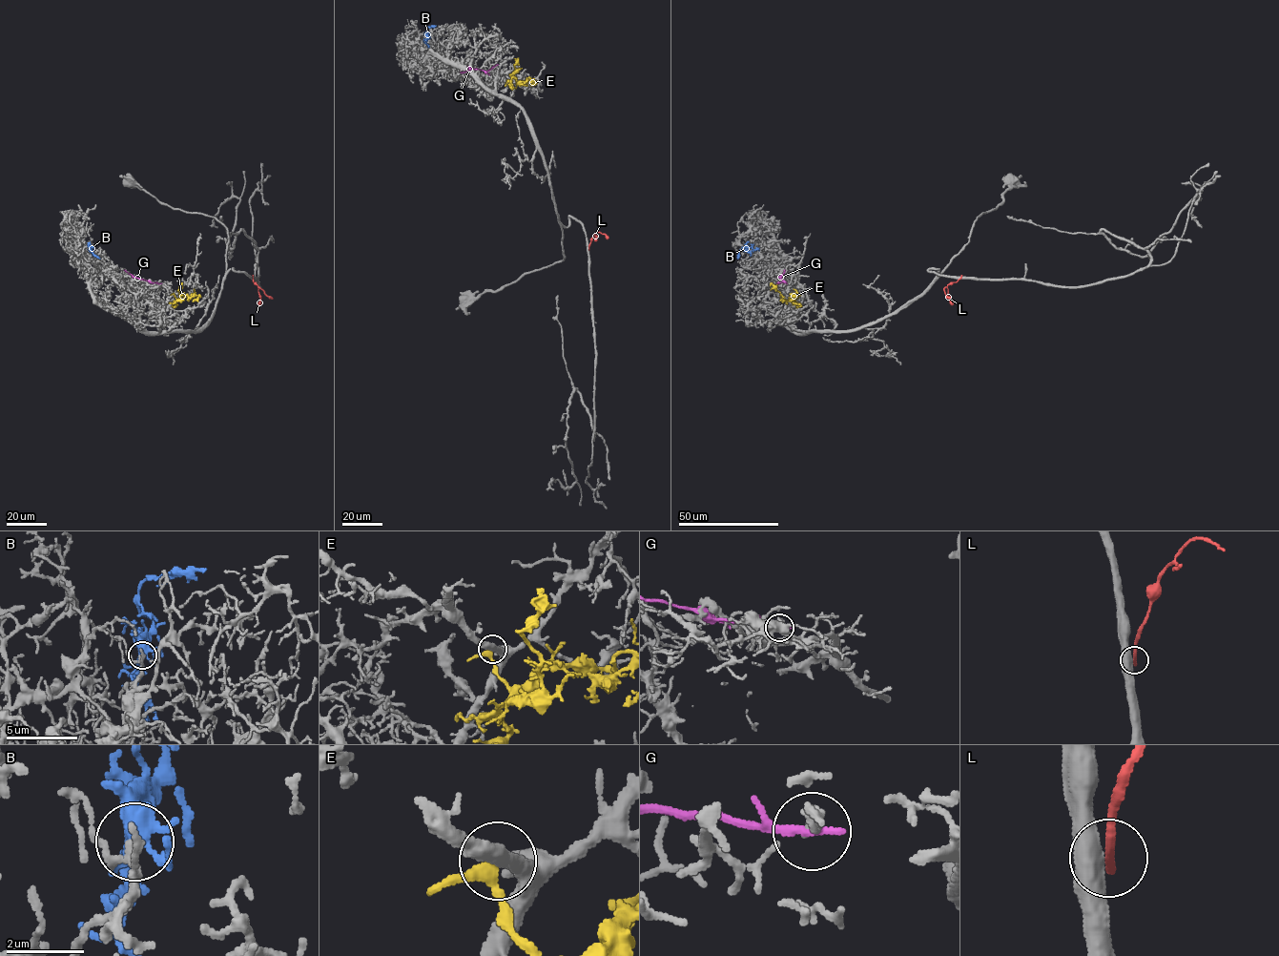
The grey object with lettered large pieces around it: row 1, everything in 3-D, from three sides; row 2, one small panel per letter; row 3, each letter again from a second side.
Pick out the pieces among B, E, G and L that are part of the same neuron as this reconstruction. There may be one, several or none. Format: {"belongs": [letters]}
{"belongs": ["B"]}

